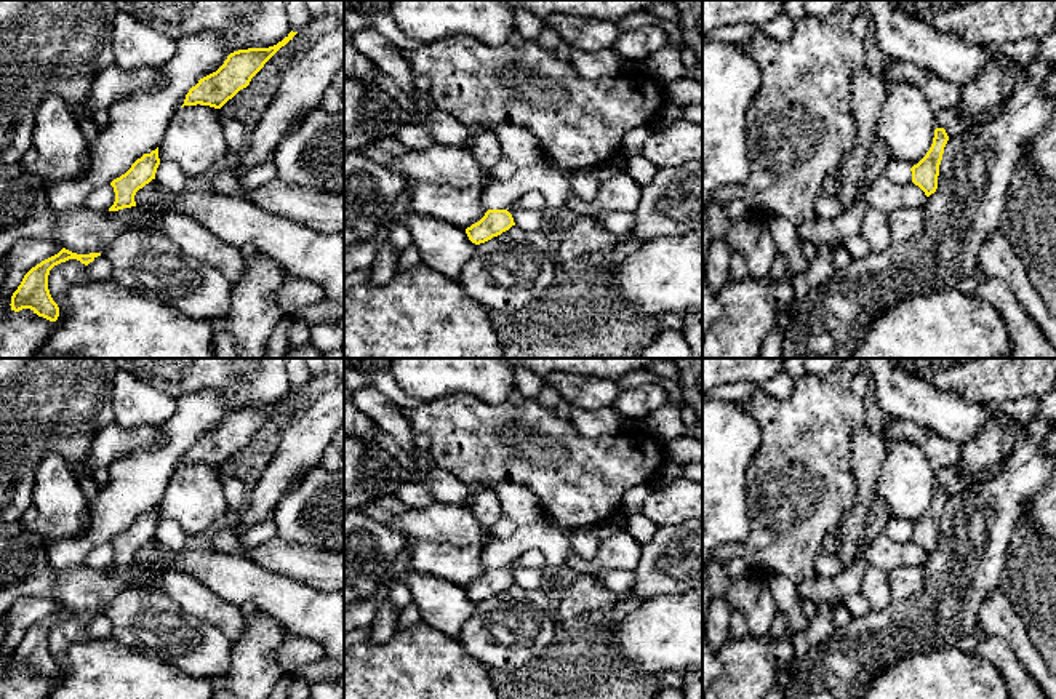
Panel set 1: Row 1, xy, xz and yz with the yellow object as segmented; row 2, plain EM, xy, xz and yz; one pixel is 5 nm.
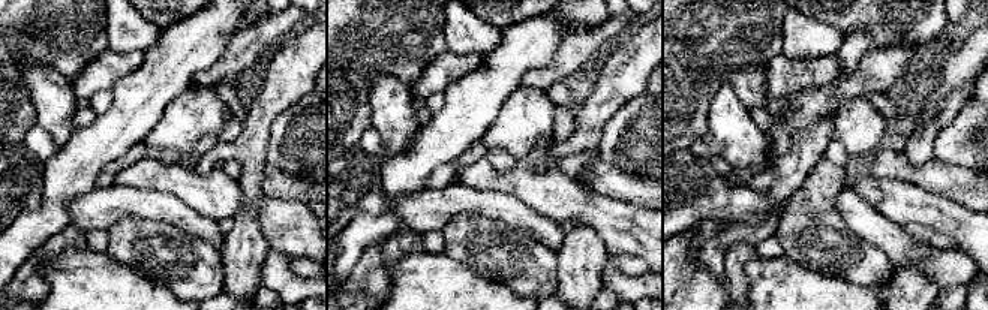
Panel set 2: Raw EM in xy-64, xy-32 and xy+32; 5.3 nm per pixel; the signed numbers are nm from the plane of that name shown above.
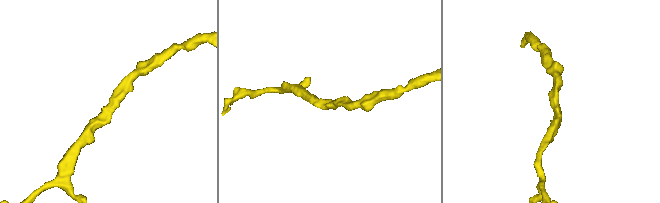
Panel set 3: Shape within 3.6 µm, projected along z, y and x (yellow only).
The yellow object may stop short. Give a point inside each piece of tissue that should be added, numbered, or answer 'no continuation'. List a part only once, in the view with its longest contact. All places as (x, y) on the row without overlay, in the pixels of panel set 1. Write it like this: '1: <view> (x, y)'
no continuation

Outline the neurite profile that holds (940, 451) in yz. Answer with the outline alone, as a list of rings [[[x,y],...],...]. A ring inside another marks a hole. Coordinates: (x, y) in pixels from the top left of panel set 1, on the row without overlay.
[[[888,417],[882,435],[886,445],[899,440],[917,445],[934,472],[960,461],[960,446],[957,443],[912,421]]]

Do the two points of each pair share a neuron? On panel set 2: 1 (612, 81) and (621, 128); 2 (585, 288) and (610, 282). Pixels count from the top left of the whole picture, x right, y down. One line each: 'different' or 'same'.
1: different
2: different

